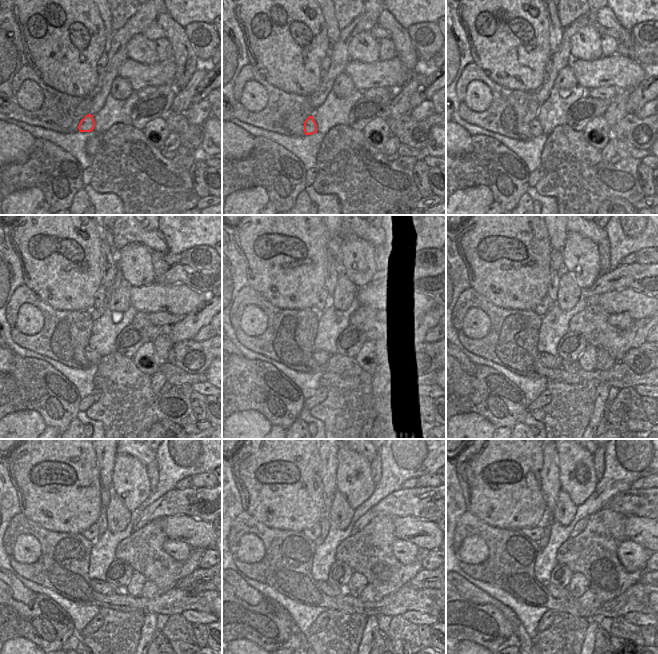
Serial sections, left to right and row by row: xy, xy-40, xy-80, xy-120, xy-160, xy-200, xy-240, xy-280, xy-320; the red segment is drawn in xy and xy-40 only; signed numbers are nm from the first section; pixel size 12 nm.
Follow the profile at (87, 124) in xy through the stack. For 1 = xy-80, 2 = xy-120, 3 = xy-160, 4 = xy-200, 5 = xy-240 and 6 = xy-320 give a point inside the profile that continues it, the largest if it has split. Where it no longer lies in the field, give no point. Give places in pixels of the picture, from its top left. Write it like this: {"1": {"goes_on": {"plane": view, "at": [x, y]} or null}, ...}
{"1": {"goes_on": {"plane": "xy-80", "at": [536, 130]}}, "2": {"goes_on": {"plane": "xy-120", "at": [93, 357]}}, "3": {"goes_on": {"plane": "xy-160", "at": [321, 357]}}, "4": {"goes_on": {"plane": "xy-200", "at": [550, 361]}}, "5": {"goes_on": {"plane": "xy-240", "at": [102, 586]}}, "6": {"goes_on": {"plane": "xy-320", "at": [557, 592]}}}

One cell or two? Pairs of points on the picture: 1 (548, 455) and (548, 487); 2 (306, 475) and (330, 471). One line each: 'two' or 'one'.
1: one
2: two

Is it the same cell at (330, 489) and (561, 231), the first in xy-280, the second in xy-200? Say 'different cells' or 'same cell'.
same cell

